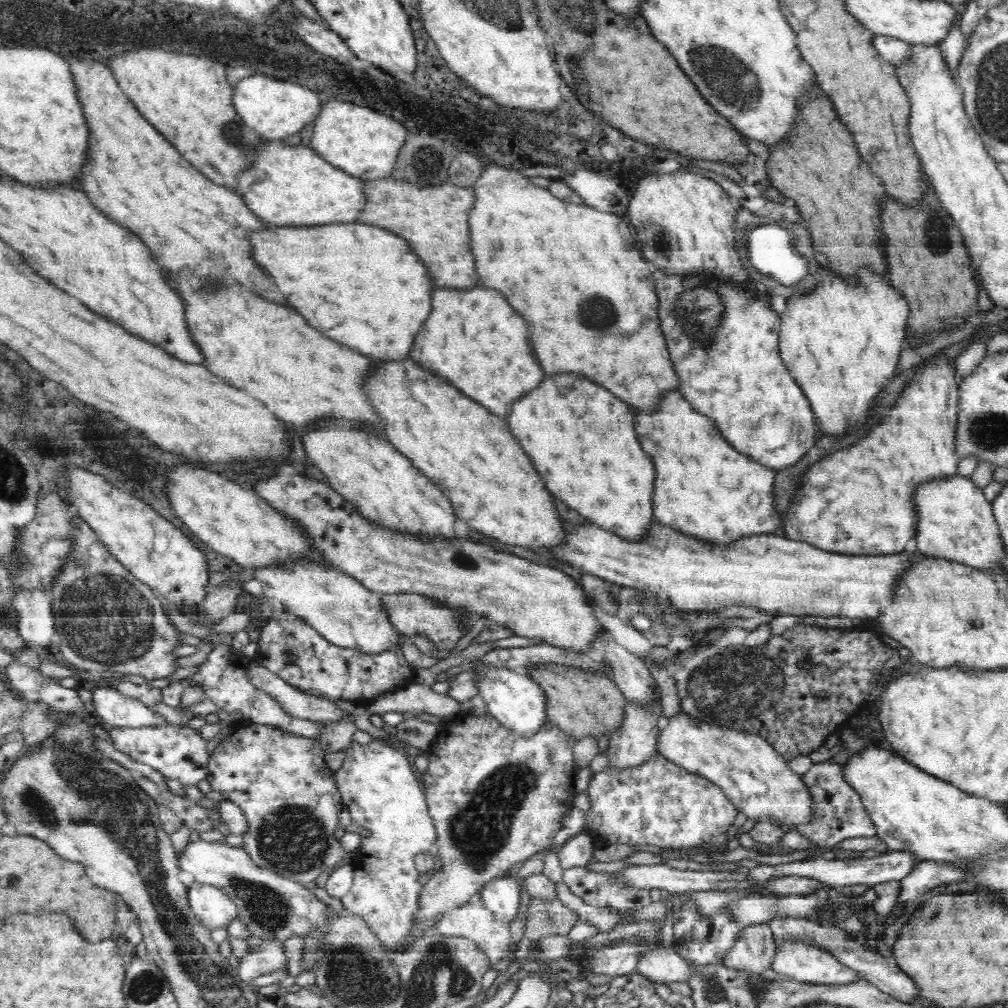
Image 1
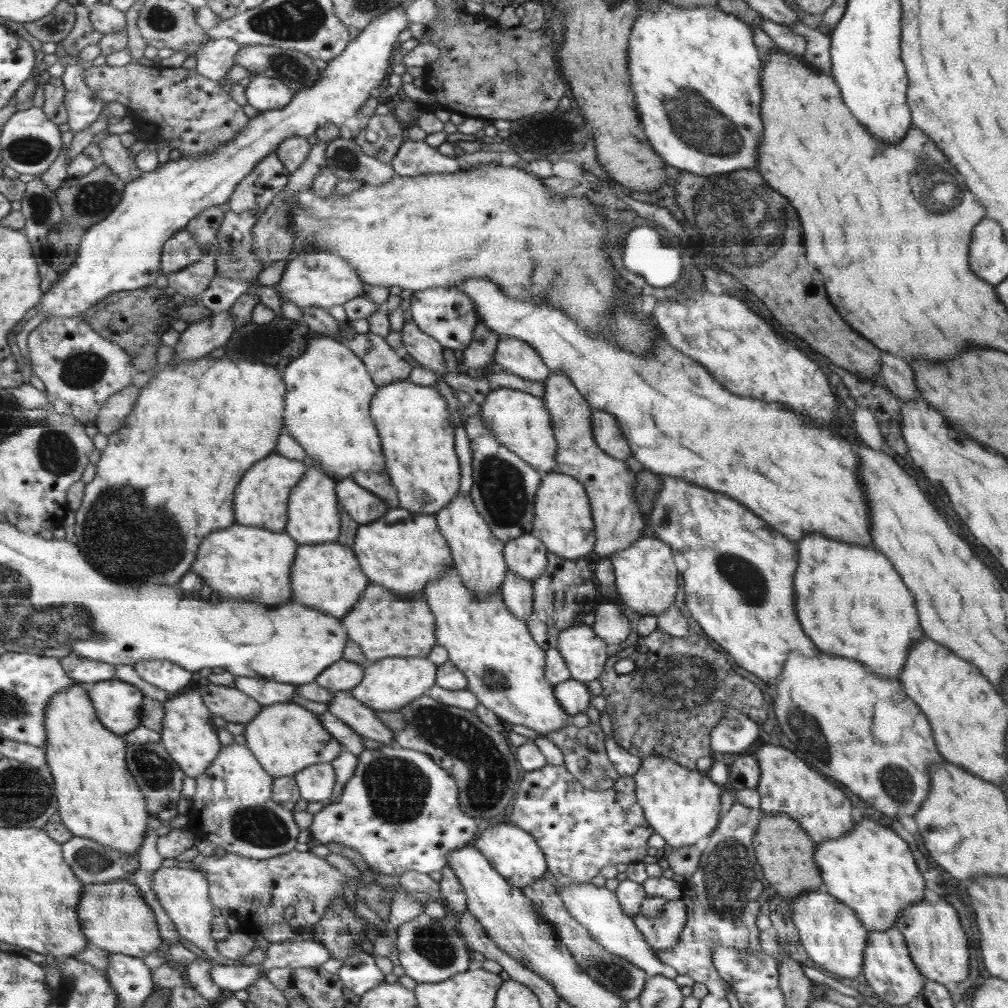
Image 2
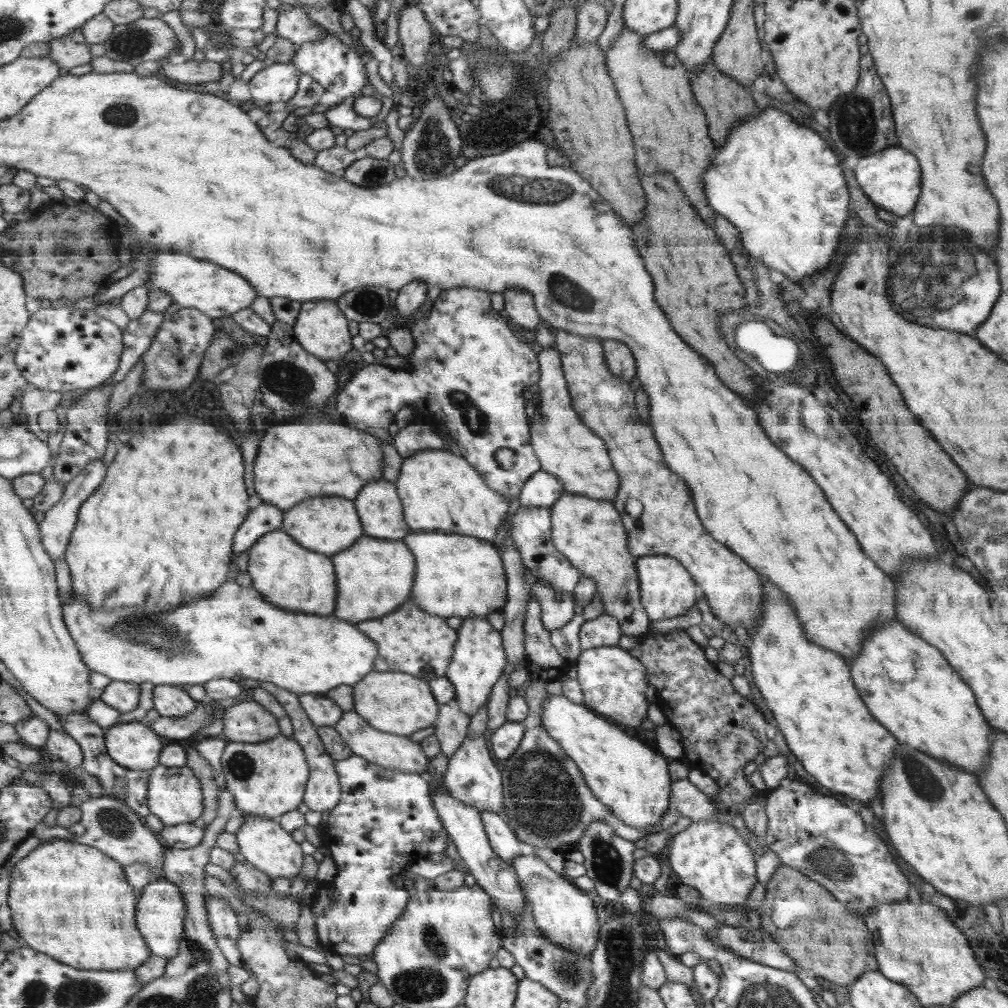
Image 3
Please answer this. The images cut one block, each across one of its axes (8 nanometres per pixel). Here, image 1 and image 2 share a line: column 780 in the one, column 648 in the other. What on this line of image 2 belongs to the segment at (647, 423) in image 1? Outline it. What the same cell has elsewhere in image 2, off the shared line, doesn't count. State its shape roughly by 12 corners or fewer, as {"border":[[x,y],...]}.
{"border":[[674,476],[648,528],[688,561],[685,604],[777,684],[818,656],[794,610],[798,546]]}

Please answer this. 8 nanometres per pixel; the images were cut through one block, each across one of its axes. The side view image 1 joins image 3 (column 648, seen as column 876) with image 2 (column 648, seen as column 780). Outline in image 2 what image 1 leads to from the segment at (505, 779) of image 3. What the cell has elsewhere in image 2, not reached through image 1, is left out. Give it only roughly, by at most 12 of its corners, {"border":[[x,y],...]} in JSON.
{"border":[[525,772],[504,822],[557,886],[640,862],[655,833],[630,776]]}

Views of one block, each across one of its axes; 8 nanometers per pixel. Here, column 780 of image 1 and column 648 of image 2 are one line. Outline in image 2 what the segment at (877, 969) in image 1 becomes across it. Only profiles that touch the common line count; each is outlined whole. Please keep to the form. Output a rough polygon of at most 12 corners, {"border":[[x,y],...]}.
{"border":[[684,901],[654,917],[635,914],[653,950],[669,951],[688,918]]}

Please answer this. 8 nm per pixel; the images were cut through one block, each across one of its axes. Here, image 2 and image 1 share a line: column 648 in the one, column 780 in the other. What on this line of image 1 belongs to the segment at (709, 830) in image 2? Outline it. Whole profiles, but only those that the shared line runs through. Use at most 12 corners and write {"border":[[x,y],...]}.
{"border":[[674,716],[657,753],[747,819],[804,825],[811,793],[760,735]]}

